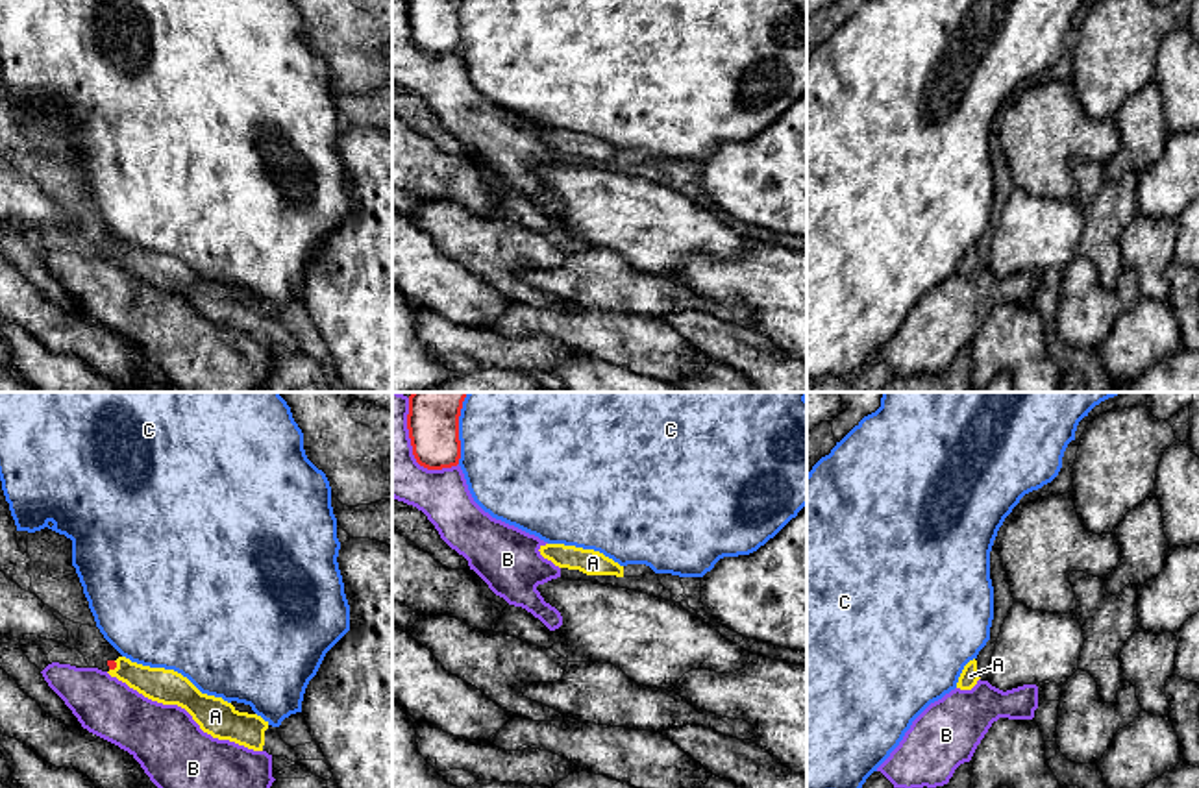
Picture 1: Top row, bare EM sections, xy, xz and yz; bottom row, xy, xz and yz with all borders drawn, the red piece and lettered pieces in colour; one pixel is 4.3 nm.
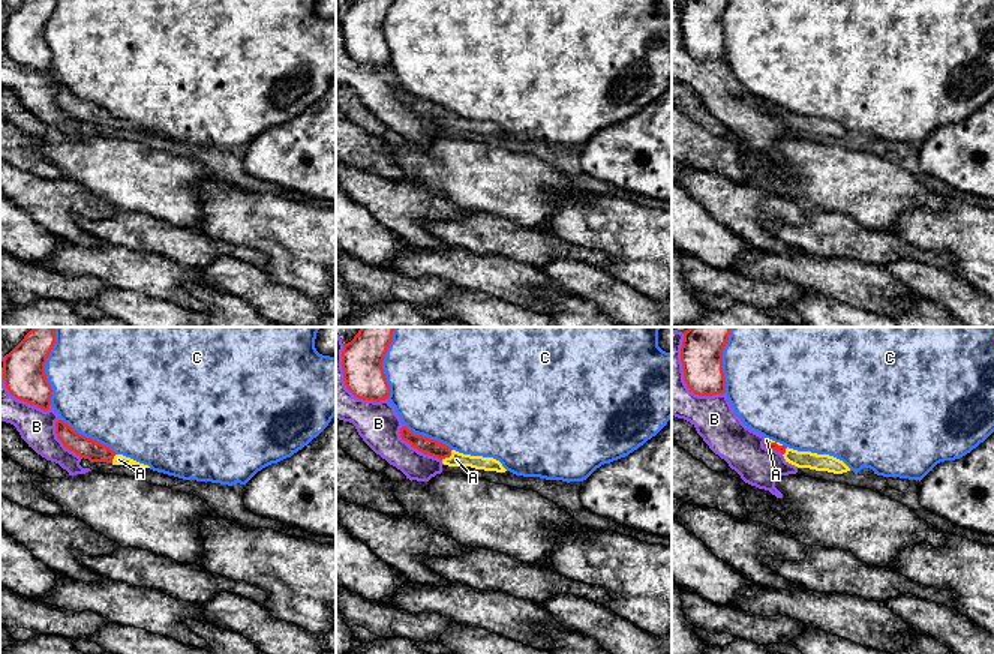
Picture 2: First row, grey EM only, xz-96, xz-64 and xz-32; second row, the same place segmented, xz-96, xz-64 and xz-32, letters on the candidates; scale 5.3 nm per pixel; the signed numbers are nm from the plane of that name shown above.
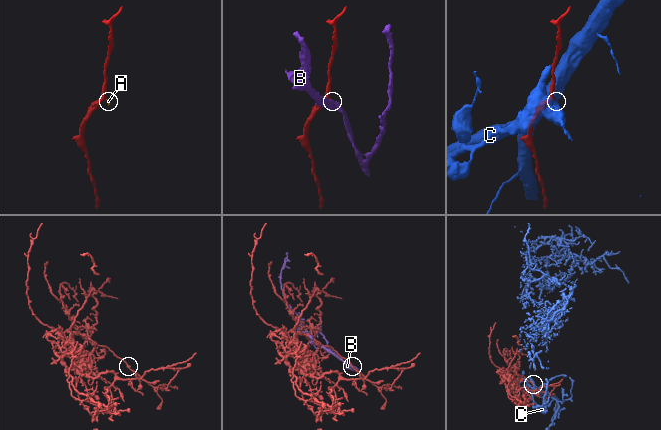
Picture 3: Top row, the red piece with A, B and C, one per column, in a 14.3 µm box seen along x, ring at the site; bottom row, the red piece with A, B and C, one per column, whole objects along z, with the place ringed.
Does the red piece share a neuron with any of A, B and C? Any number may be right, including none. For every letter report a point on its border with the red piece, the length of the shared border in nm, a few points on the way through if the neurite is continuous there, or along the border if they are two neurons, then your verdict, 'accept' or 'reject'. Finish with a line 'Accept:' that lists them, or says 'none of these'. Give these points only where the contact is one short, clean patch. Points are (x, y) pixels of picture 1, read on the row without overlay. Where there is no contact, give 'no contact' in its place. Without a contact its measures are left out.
A: xy (115, 252) | 50 nm | across xy (111, 250), (115, 252), (167, 272) | accept
B: xz (415, 43) | 320 nm | reject
C: xz (457, 24) | 220 nm | reject
Accept: A

